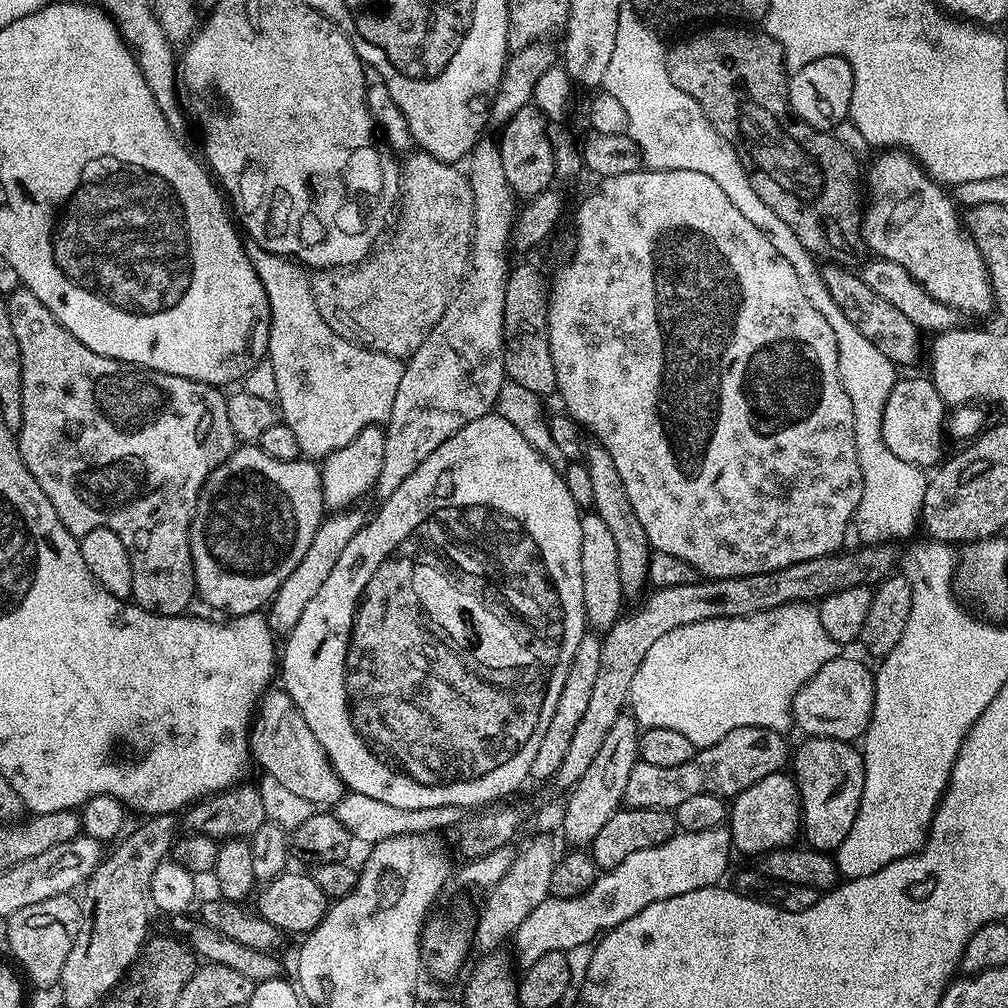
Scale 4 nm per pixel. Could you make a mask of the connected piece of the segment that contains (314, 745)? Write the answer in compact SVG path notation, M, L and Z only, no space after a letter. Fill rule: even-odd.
M273 687L260 697L250 725L250 752L255 763L256 760L260 763L261 773L275 778L315 806L335 806L345 796L344 783L338 778L326 750L322 750L322 742L314 738L314 730L306 726L306 718L302 718L283 687Z

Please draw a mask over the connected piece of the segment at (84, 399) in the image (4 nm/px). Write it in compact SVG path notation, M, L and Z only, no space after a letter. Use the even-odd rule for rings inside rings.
M18 287L9 293L6 299L10 326L14 326L14 338L18 338L20 365L22 366L22 426L18 433L18 443L20 457L26 470L30 470L34 482L42 486L42 494L50 498L50 506L54 506L58 518L62 518L62 526L66 526L66 530L75 533L78 528L76 520L92 520L88 522L95 522L97 525L114 530L114 534L122 538L122 546L126 546L126 554L130 554L131 599L137 606L159 616L179 616L187 613L191 609L188 607L191 606L196 596L196 579L190 554L188 527L206 478L238 446L236 435L230 426L228 396L220 393L223 391L214 384L203 384L197 380L165 372L153 372L151 368L124 364L121 360L94 354L90 346L78 342L78 338L74 338L74 334L70 334L70 330L66 330L66 326L62 326L58 318L54 318L54 314L50 314L50 310L46 310L46 306L38 302L38 298L29 288Z

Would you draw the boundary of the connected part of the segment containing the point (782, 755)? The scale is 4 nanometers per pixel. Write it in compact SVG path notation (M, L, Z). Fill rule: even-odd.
M742 726L738 730L730 730L726 738L719 740L714 746L699 749L695 756L682 766L652 766L640 760L634 770L630 770L630 778L626 782L623 803L629 808L663 808L675 810L686 798L694 798L694 794L714 794L725 798L734 798L746 786L754 786L766 774L781 771L789 763L790 748L785 733L766 730L758 726Z

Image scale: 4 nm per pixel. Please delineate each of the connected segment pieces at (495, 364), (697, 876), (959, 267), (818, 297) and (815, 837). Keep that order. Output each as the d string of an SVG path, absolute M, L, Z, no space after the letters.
M481 138L477 140L476 145L472 147L472 151L467 157L466 165L467 164L466 175L470 182L470 194L474 194L472 254L468 271L464 273L464 279L460 281L460 286L457 288L455 296L449 300L446 310L442 314L442 318L438 318L434 330L430 330L426 342L422 342L422 346L418 346L418 350L415 354L405 363L402 382L398 382L398 386L396 387L394 406L390 410L388 422L384 428L386 455L382 458L382 474L378 474L378 482L374 489L375 495L378 494L377 497L379 497L381 501L390 498L390 494L394 494L394 490L398 490L398 486L402 486L402 482L406 482L406 478L410 478L410 474L414 474L414 470L418 470L418 466L422 466L422 462L426 462L426 458L430 458L430 454L434 454L434 450L438 450L438 446L442 446L442 442L446 442L446 438L458 434L458 430L462 430L462 426L470 426L470 422L474 422L478 418L489 415L489 413L495 409L499 391L502 390L506 383L506 377L504 375L504 303L506 302L506 282L508 281L508 273L510 271L507 252L510 252L512 225L518 213L518 197L506 182L506 170L502 170L500 145L495 139L487 140L487 138Z
M721 826L710 830L698 830L697 832L677 831L665 844L659 844L646 850L638 850L626 858L618 866L607 869L601 873L588 891L584 891L578 898L558 899L547 897L519 924L512 935L514 950L521 969L526 969L534 964L542 954L557 951L567 951L572 947L578 947L584 943L591 943L598 935L612 928L617 928L626 918L634 918L646 906L654 902L662 902L674 898L678 894L690 894L690 890L702 890L719 885L728 868L728 859L734 856L732 847L732 833L727 827Z
M884 150L877 156L866 168L862 231L867 251L873 257L898 262L934 299L955 308L957 313L984 316L993 311L988 267L945 185L936 183L903 150Z
M764 205L764 208L744 208L741 213L794 266L794 274L798 274L798 282L802 285L802 294L806 294L810 306L826 318L826 326L834 330L834 338L838 346L838 374L846 394L850 398L850 406L854 406L854 446L858 450L858 466L862 466L862 502L858 502L858 510L854 517L854 528L860 531L861 541L875 546L885 542L900 542L903 536L911 534L921 523L920 511L926 498L926 486L929 473L910 462L902 462L898 454L894 454L886 446L882 438L882 410L886 406L886 398L890 398L890 390L896 385L898 368L856 329L854 322L838 310L834 298L830 298L830 292L826 290L826 284L822 282L820 264L817 257L798 242L798 234L778 217L778 214Z
M809 736L801 741L800 749L795 749L791 757L790 768L800 791L802 836L808 839L807 847L832 854L854 826L864 785L864 758L861 749L846 740Z

